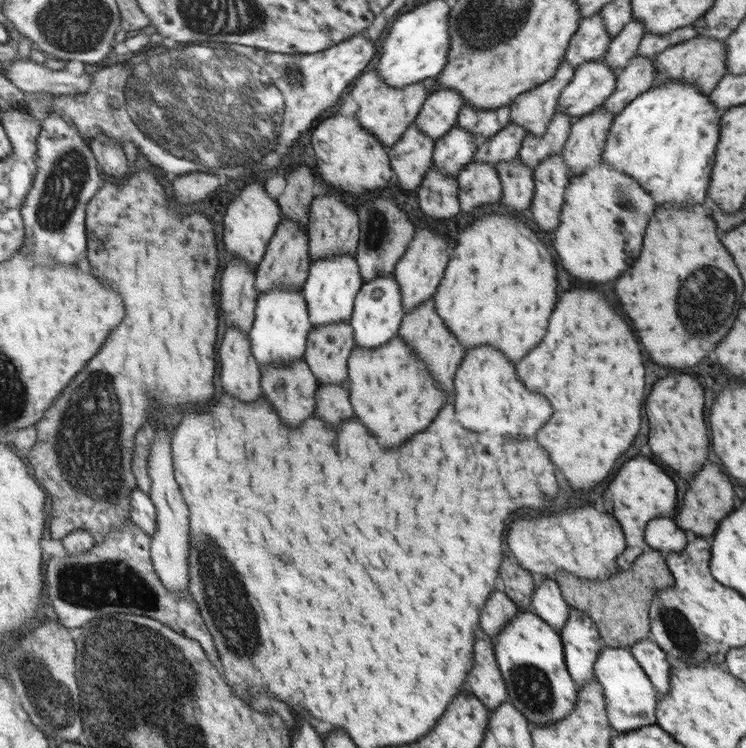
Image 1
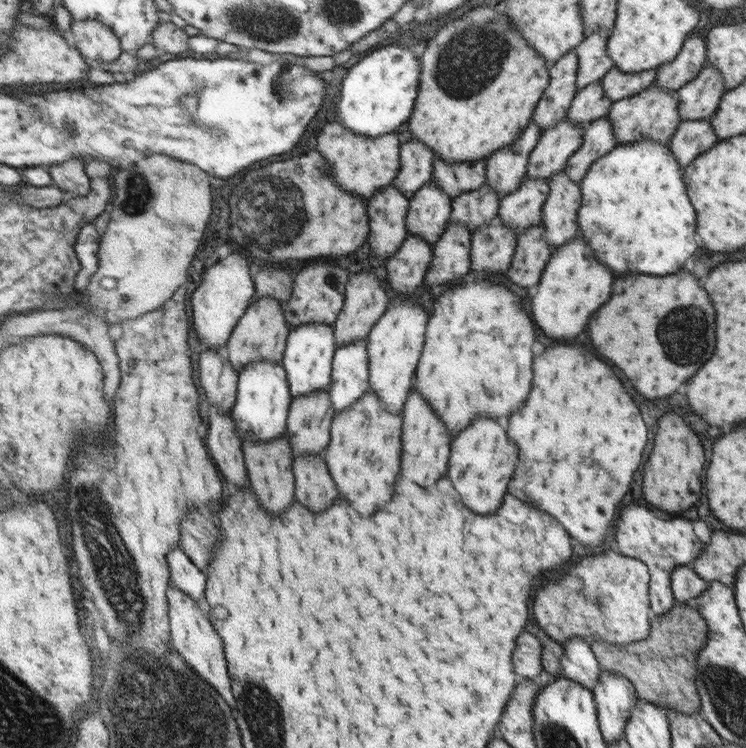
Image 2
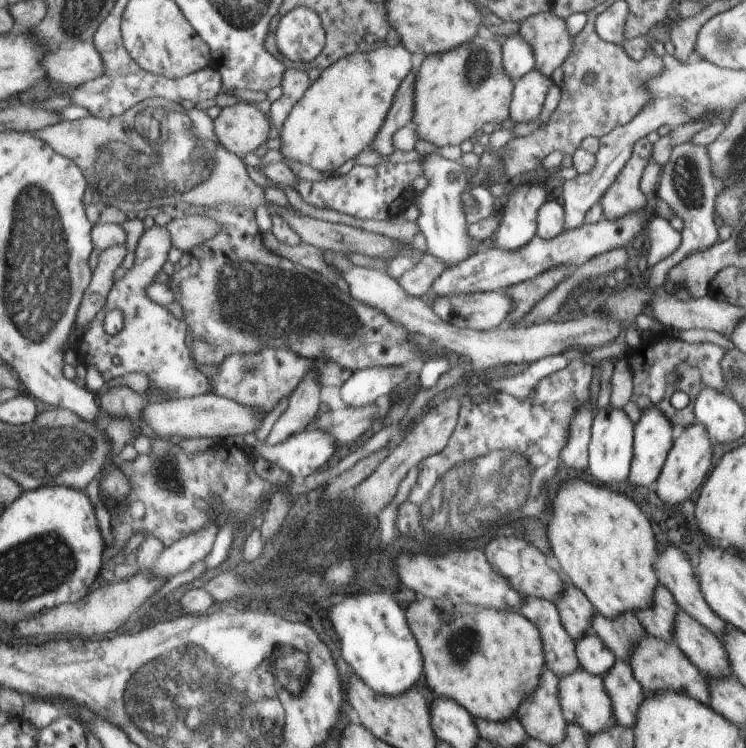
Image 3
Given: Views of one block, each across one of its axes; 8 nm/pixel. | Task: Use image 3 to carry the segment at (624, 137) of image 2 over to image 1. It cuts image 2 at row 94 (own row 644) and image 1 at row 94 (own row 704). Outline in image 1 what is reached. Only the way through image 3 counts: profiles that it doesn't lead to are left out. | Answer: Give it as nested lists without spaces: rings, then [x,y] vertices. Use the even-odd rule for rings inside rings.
[[[696,35],[690,40],[679,42],[654,56],[656,81],[654,86],[667,85],[670,81],[684,81],[696,85],[703,93],[710,95],[714,87],[727,72],[728,46],[724,40]]]

